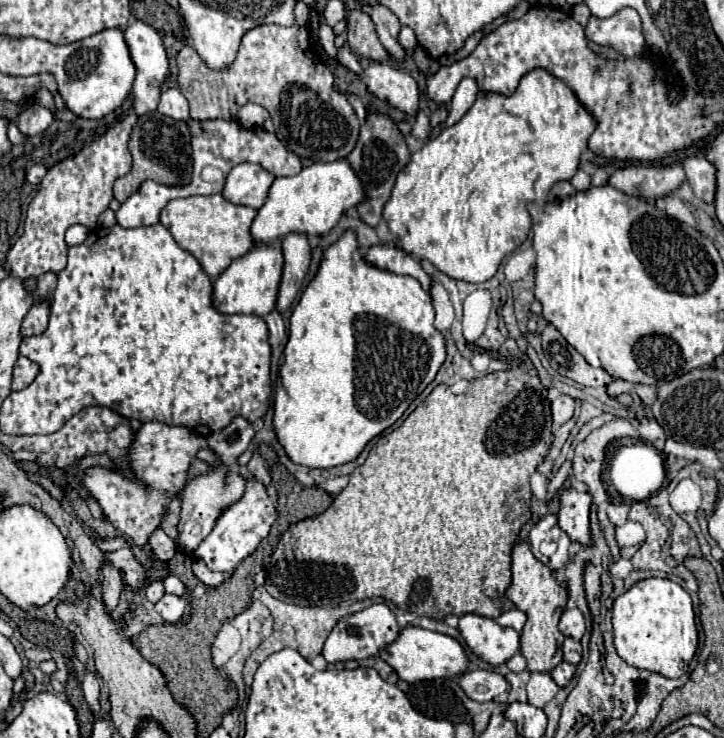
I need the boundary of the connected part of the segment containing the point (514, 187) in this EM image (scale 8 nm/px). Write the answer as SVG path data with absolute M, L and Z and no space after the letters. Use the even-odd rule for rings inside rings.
M545 69L529 71L521 79L517 91L513 95L509 95L509 97L503 97L503 95L497 95L497 93L487 93L487 95L479 93L477 101L463 115L463 119L457 121L453 127L443 129L437 137L429 139L423 145L421 151L411 155L411 161L397 175L395 187L391 191L391 197L383 207L383 219L387 221L389 231L397 237L397 247L403 249L405 253L417 257L419 261L429 261L431 265L435 265L441 273L449 275L451 279L459 279L459 281L467 281L467 283L485 283L487 279L491 279L497 273L497 269L499 269L501 261L505 259L505 255L509 255L517 245L521 245L527 239L527 233L531 229L531 217L527 213L527 201L535 201L539 205L545 205L549 189L557 181L561 181L561 179L567 181L567 179L571 179L575 175L577 165L579 165L579 157L587 149L587 139L593 133L593 129L595 129L593 117L575 101L575 95L563 85L563 81L559 81L557 77L547 73Z

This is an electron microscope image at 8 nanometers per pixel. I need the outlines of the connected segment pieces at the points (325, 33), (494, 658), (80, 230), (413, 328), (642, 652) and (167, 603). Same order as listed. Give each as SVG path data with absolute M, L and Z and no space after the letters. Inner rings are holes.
M319 21L319 31L317 31L317 37L323 45L323 49L329 53L329 57L335 57L335 45L333 45L333 39L335 39L335 33L333 29L325 23L325 21Z
M461 615L459 631L473 653L491 665L509 661L521 645L521 635L513 627L501 627L495 619L481 615Z
M73 225L71 229L67 229L65 233L65 241L73 247L73 245L81 245L89 235L89 229L85 225Z
M353 231L333 243L289 319L289 341L279 371L285 395L275 391L273 403L273 429L287 457L309 469L345 465L355 461L373 437L391 427L435 379L447 357L445 337L435 329L433 319L431 295L417 279L369 265L359 255Z
M671 579L637 581L613 603L613 635L619 657L637 669L681 677L697 651L697 627L689 593Z
M185 589L183 595L169 595L165 593L157 603L155 603L155 611L163 617L163 621L167 623L177 623L185 609L189 609L191 605L191 591Z

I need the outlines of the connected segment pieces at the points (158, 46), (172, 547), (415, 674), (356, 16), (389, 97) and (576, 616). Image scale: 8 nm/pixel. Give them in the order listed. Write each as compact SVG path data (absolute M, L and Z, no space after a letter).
M133 21L125 27L123 33L125 33L125 41L127 41L127 47L129 47L131 59L133 59L135 69L137 69L137 77L135 77L135 83L133 83L133 97L135 97L133 109L135 109L137 115L143 115L143 113L149 113L149 111L157 109L159 95L161 95L161 85L165 81L169 61L167 61L165 47L163 47L163 41L161 41L159 33L153 27L149 27L147 23Z
M159 528L149 539L148 547L156 554L161 560L168 562L177 553L177 545L174 540L168 537L165 532Z
M413 625L403 629L403 633L399 635L399 641L395 641L395 645L389 645L381 653L381 659L389 663L399 675L399 679L407 683L439 679L439 677L461 677L469 667L469 657L457 639L445 633L427 631L427 629L413 627Z
M351 11L347 15L347 43L355 55L371 61L389 61L387 49L379 43L375 23L365 11Z
M371 63L363 69L361 81L375 97L389 101L393 107L405 113L417 113L419 91L415 79L407 71L383 63Z
M571 607L571 609L567 609L567 611L561 615L559 631L561 631L565 637L581 639L583 633L585 633L585 629L587 629L585 617L583 617L583 613L579 611L579 607Z

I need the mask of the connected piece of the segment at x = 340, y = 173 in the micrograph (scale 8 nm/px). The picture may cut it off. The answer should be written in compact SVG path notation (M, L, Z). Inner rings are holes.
M347 159L333 163L313 163L293 177L277 177L273 181L269 197L253 221L251 235L257 243L267 245L291 231L301 231L309 237L325 235L337 225L347 209L357 207L363 201L367 201L365 187Z

